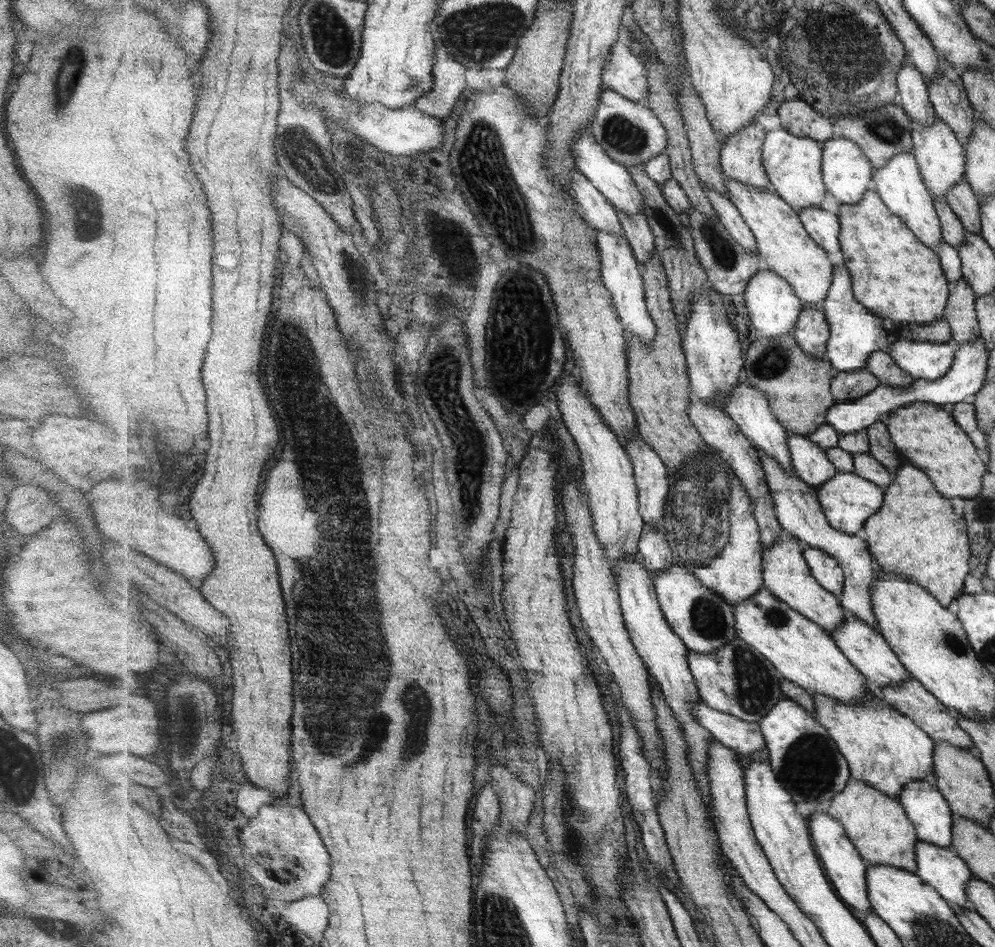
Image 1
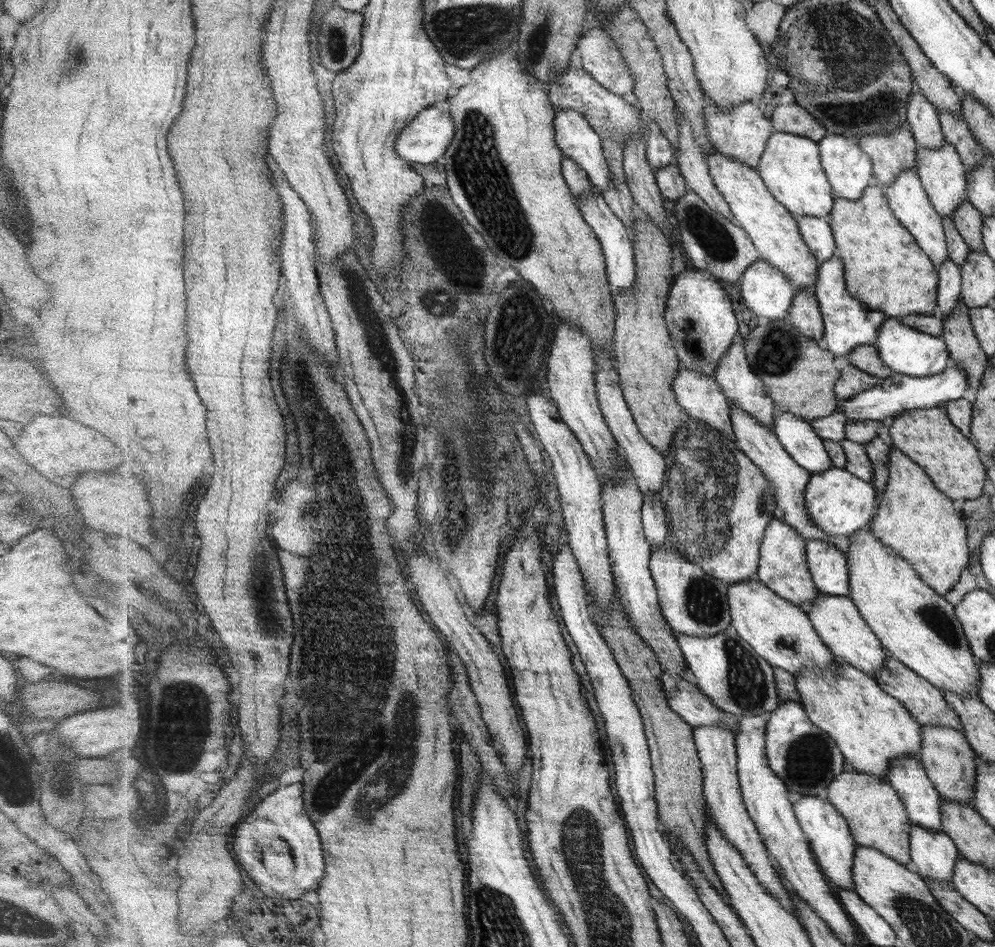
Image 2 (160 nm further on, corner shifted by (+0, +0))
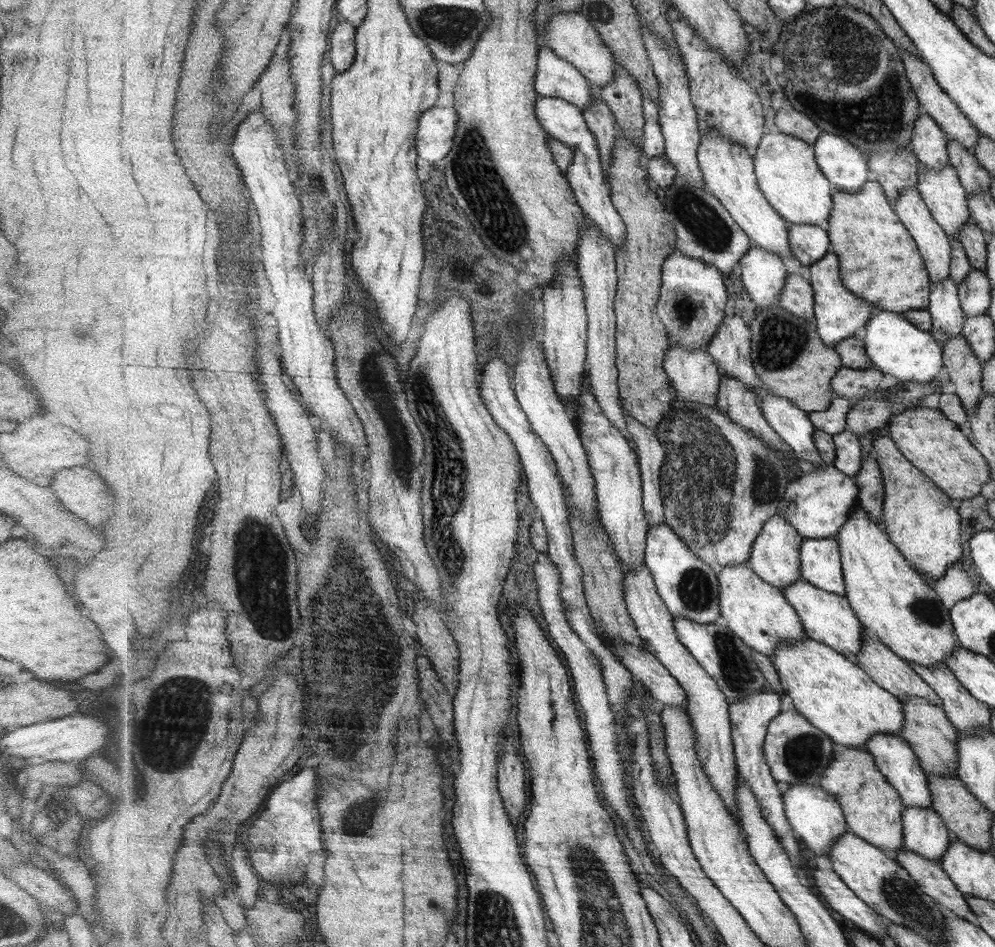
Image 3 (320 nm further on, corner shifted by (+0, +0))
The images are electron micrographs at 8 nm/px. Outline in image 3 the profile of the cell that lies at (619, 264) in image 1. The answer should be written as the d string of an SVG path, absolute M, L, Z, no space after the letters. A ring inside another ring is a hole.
M587 136L583 138L577 146L573 146L573 162L565 170L567 180L570 182L574 195L587 216L591 217L603 229L603 232L610 238L610 241L616 246L616 250L624 247L627 236L627 225L615 208L610 185L606 180L605 168L602 163L600 148L596 138Z

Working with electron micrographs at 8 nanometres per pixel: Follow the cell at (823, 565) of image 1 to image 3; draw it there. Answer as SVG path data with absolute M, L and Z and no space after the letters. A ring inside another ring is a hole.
M836 538L805 539L801 561L803 579L827 592L846 596L846 579Z

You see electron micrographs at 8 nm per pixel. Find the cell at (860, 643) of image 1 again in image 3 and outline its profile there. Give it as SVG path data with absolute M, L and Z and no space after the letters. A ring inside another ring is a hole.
M805 579L796 580L782 591L787 602L799 613L801 623L803 623L809 638L831 645L834 649L853 660L856 658L863 644L862 636L865 627L859 621L850 600L846 596L817 588Z

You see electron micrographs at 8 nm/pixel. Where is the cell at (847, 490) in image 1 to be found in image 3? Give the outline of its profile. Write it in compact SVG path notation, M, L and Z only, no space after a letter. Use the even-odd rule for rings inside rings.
M823 465L808 471L797 482L790 482L781 500L779 513L805 539L831 539L851 520L851 512L861 506L855 478L840 472L835 465Z

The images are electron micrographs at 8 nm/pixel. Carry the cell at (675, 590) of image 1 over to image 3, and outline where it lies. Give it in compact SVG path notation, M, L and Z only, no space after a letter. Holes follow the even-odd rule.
M650 526L644 563L650 568L659 594L666 602L674 618L687 618L699 624L713 624L722 617L720 605L720 582L718 573L703 562L671 526Z

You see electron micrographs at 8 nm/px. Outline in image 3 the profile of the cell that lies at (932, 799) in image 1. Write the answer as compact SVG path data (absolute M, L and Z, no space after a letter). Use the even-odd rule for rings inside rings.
M879 733L873 735L866 744L866 749L875 758L879 770L887 780L898 790L907 807L932 807L932 792L922 762L911 748L911 745L902 737L893 733Z

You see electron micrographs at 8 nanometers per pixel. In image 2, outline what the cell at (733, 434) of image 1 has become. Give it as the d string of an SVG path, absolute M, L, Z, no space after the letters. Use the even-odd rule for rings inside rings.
M682 368L675 377L674 391L679 404L691 417L698 418L715 430L734 438L731 422L731 404L716 375L706 375Z

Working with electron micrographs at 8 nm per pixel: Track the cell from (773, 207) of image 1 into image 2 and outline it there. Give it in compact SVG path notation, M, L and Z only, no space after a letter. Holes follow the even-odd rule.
M719 150L713 151L706 159L716 187L730 204L734 222L748 232L762 259L784 272L797 289L813 289L819 280L819 261L803 238L795 215L773 196L758 169Z

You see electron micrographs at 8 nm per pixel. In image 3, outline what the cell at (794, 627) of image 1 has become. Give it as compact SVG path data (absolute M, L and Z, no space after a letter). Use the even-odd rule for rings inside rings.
M748 563L725 565L718 573L718 579L722 617L728 621L731 631L752 649L772 658L781 645L800 643L808 637L799 613L787 602L783 591L763 580Z

